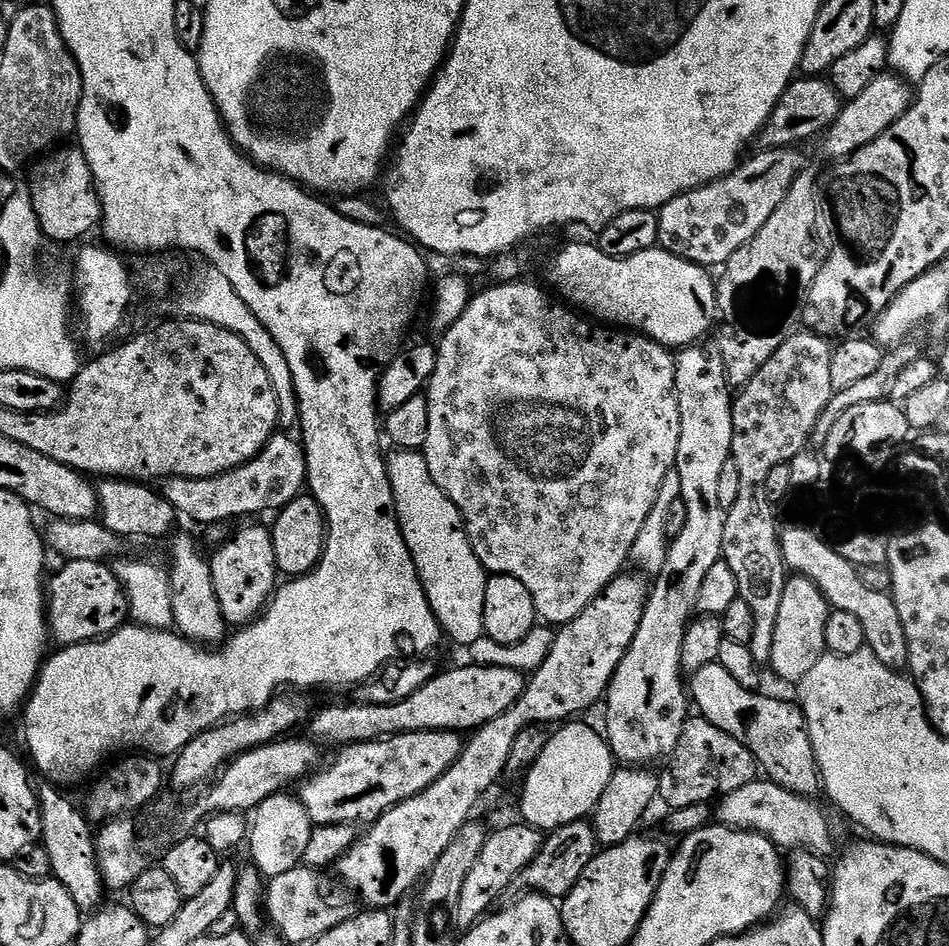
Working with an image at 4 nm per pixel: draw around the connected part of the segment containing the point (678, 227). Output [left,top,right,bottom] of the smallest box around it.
[658,147,805,266]

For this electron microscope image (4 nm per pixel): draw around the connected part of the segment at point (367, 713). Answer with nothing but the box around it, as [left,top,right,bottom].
[311,662,526,746]

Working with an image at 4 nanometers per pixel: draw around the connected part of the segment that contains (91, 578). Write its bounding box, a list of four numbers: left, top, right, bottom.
[46,560,130,645]

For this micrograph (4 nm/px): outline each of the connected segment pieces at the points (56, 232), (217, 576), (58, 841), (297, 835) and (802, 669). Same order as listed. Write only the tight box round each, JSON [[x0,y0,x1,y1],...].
[[26,146,102,244],[210,522,278,626],[37,782,106,914],[248,793,313,879],[770,574,829,686]]

